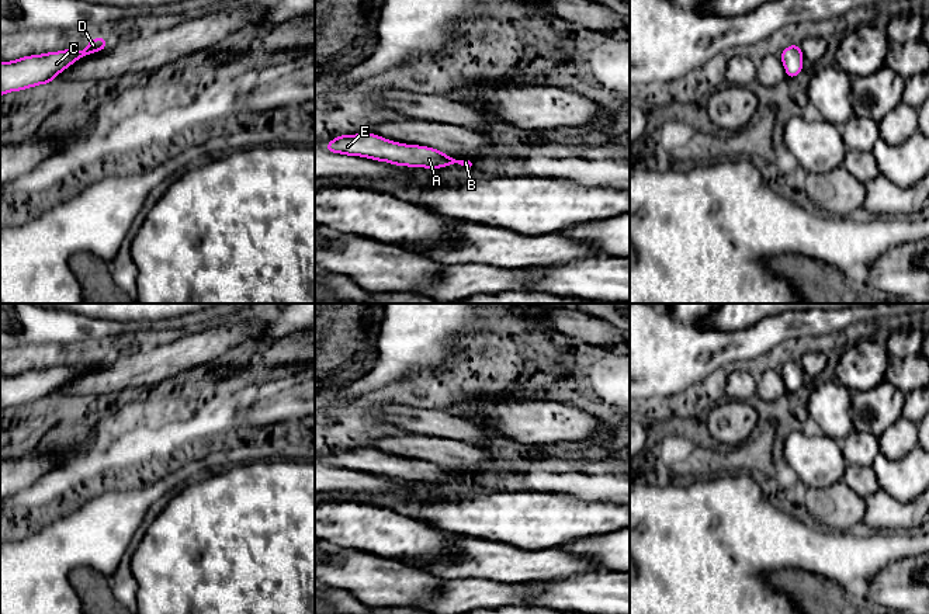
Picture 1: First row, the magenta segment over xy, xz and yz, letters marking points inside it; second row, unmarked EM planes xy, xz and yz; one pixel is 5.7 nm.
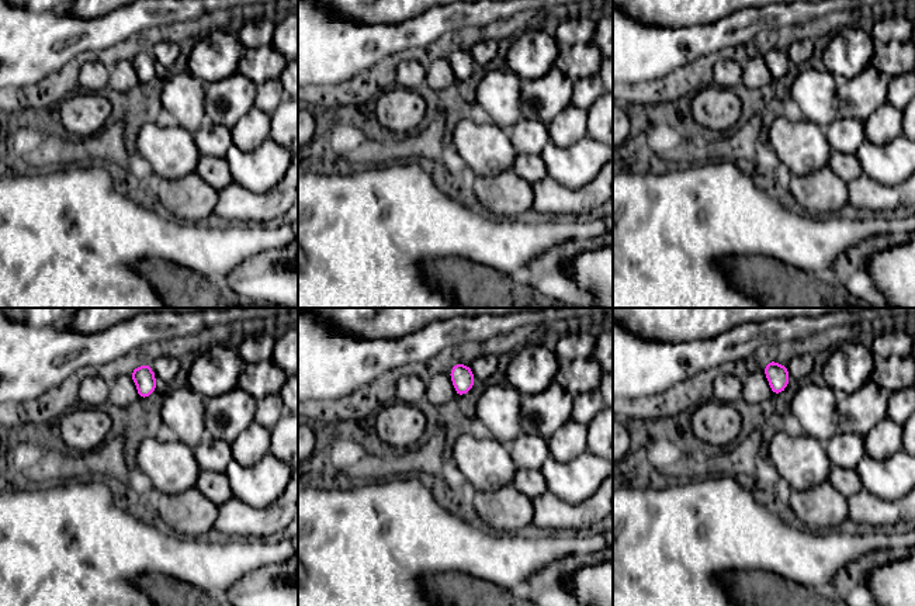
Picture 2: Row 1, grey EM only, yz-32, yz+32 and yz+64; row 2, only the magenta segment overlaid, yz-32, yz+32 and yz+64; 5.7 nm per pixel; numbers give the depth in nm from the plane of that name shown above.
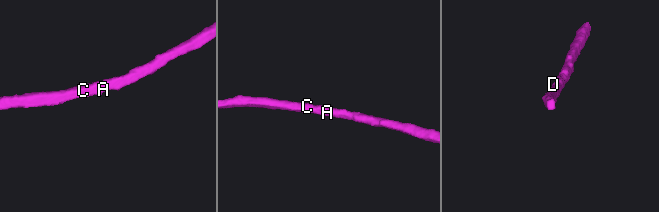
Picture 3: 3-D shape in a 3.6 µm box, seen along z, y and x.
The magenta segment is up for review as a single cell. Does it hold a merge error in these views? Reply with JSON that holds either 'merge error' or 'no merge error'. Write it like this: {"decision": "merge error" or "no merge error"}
{"decision": "no merge error"}

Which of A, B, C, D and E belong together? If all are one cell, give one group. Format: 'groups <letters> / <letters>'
groups A B C D E

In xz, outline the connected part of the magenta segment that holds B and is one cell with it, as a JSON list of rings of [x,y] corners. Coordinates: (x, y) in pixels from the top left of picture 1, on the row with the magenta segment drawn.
[[[375,133],[339,135],[325,148],[330,153],[360,156],[377,162],[389,162],[392,166],[444,169],[450,164],[460,164],[475,169],[475,160],[453,159],[446,153],[427,146],[405,145],[378,136]]]

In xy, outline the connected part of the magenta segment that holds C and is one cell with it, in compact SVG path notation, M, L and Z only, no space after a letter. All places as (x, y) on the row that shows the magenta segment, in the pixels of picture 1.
M91 38L89 45L80 52L63 49L30 55L11 62L0 62L0 96L52 83L59 73L76 60L105 49L107 44L108 38Z

